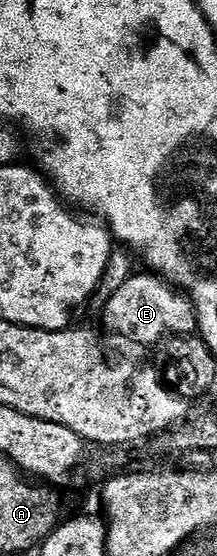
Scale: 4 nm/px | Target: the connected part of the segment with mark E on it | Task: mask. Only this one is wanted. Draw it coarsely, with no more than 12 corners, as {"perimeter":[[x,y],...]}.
{"perimeter":[[153,272],[108,300],[107,328],[154,346],[197,335],[189,297]]}

